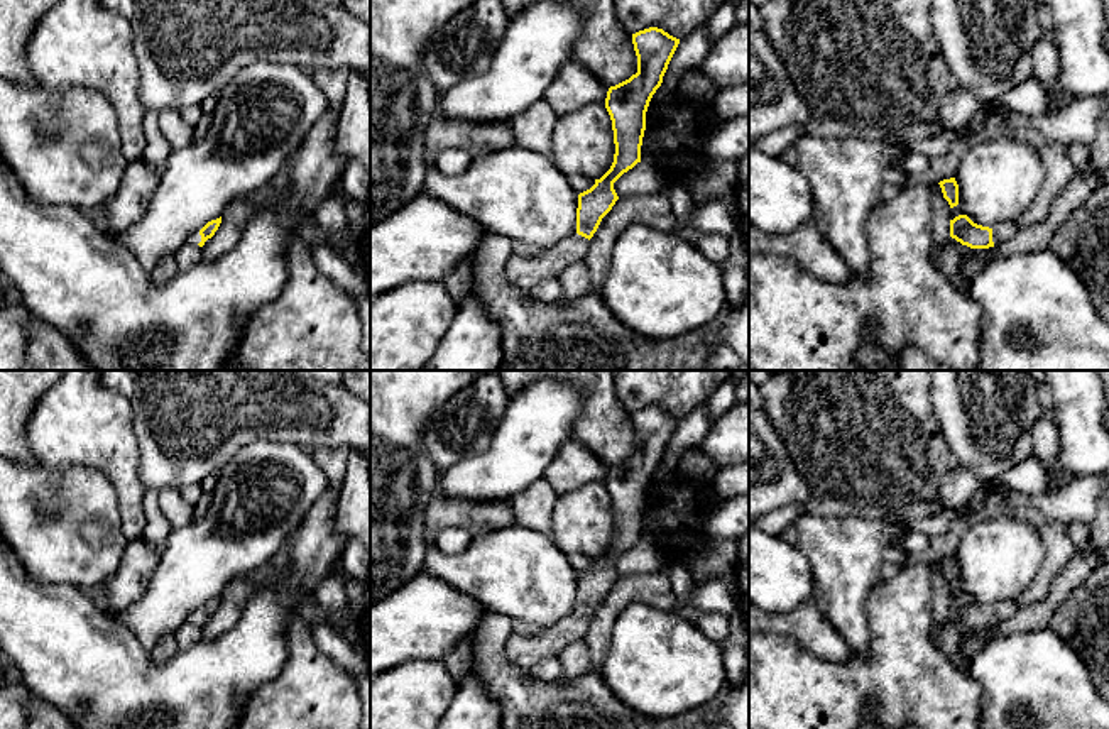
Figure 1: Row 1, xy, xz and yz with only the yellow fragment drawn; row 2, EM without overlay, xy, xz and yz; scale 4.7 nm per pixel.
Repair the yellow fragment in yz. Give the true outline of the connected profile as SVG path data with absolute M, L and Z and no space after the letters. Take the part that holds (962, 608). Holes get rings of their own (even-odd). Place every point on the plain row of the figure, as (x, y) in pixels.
M967 594L950 599L950 616L970 628L989 628L1016 614L1019 604L1016 599L1002 600L994 607L974 602Z

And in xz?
M649 406L632 413L632 423L637 435L637 452L610 465L605 477L614 509L614 541L590 568L578 573L575 614L544 628L539 636L511 634L505 641L505 658L514 665L529 670L541 658L556 656L566 644L583 638L602 597L619 578L614 562L641 541L646 491L663 462L680 418L663 408Z

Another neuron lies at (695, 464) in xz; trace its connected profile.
M693 447L683 453L678 470L700 485L713 482L722 467L724 465L710 458L700 447Z

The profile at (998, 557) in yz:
M977 516L964 526L955 551L959 584L950 587L950 599L967 594L989 607L1018 599L1040 572L1045 556L1036 524L1011 516Z

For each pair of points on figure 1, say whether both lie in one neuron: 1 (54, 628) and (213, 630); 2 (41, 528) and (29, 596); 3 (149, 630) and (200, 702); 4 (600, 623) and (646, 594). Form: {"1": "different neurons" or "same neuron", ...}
{"1": "different neurons", "2": "different neurons", "3": "different neurons", "4": "same neuron"}

